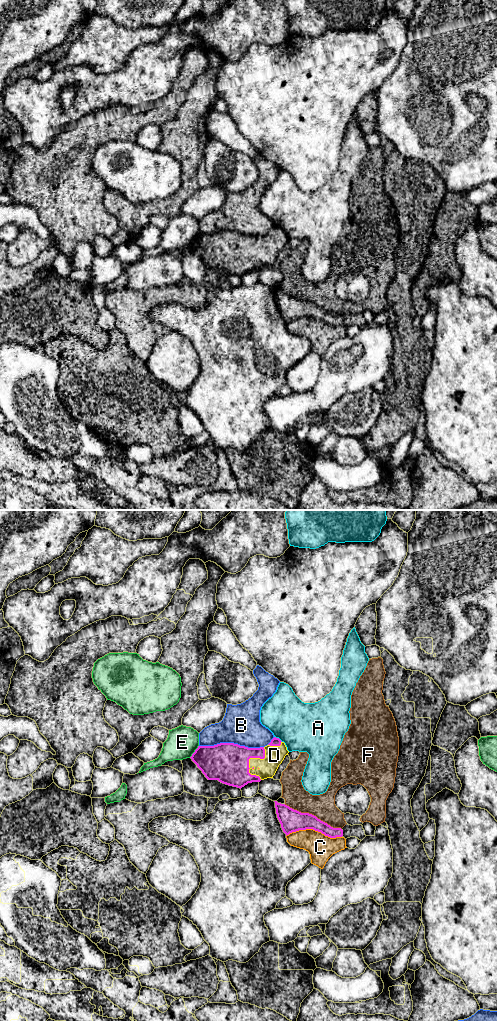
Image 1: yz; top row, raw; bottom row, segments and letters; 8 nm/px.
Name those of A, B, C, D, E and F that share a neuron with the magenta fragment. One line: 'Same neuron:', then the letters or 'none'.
Same neuron: D

